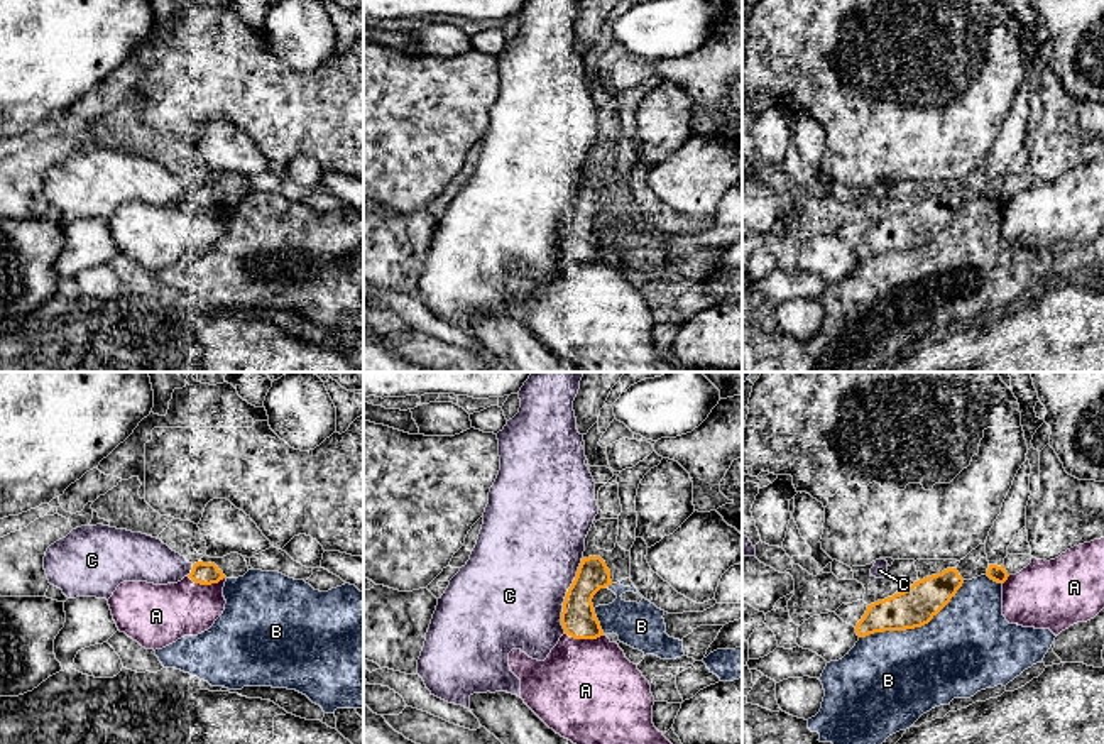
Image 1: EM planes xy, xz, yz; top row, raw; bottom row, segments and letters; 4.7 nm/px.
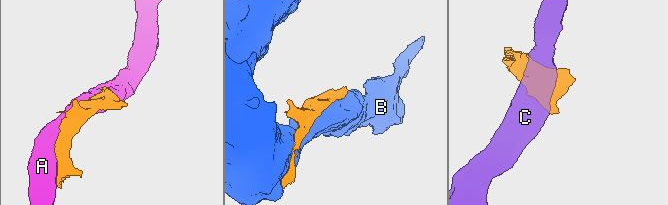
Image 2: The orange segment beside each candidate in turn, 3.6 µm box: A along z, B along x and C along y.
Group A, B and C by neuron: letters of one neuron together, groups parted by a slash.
A / B / C

